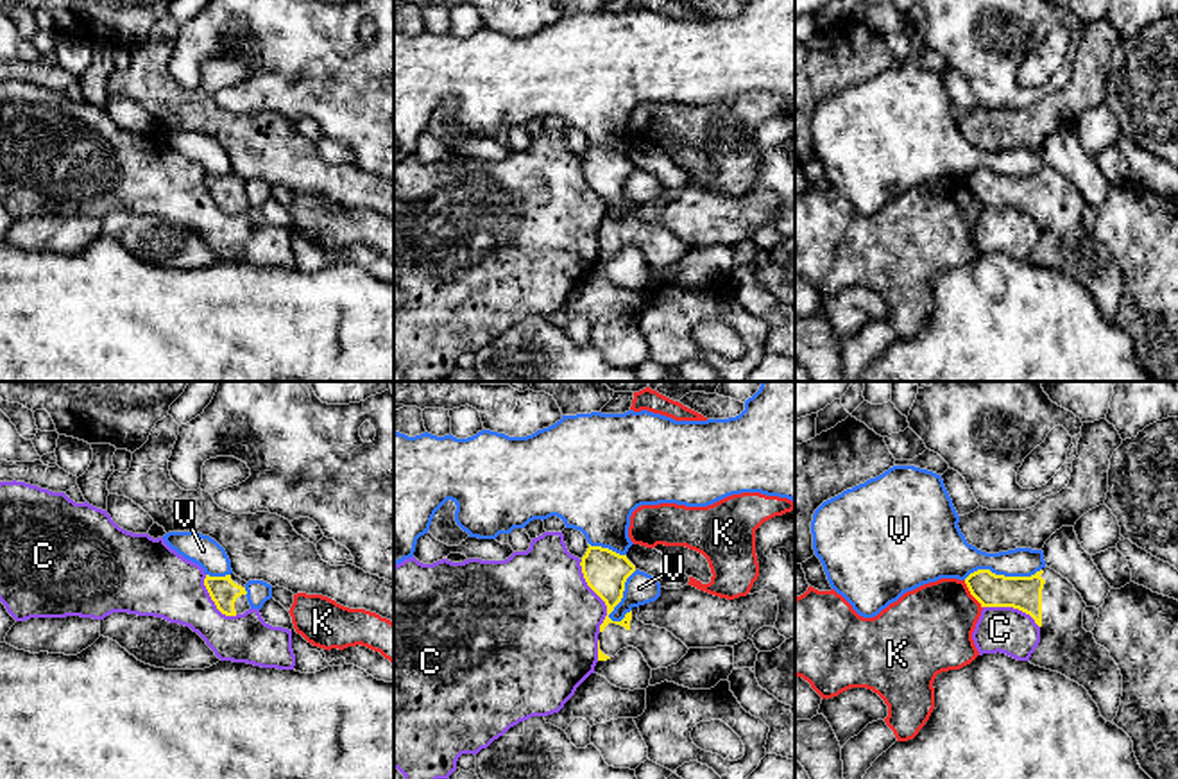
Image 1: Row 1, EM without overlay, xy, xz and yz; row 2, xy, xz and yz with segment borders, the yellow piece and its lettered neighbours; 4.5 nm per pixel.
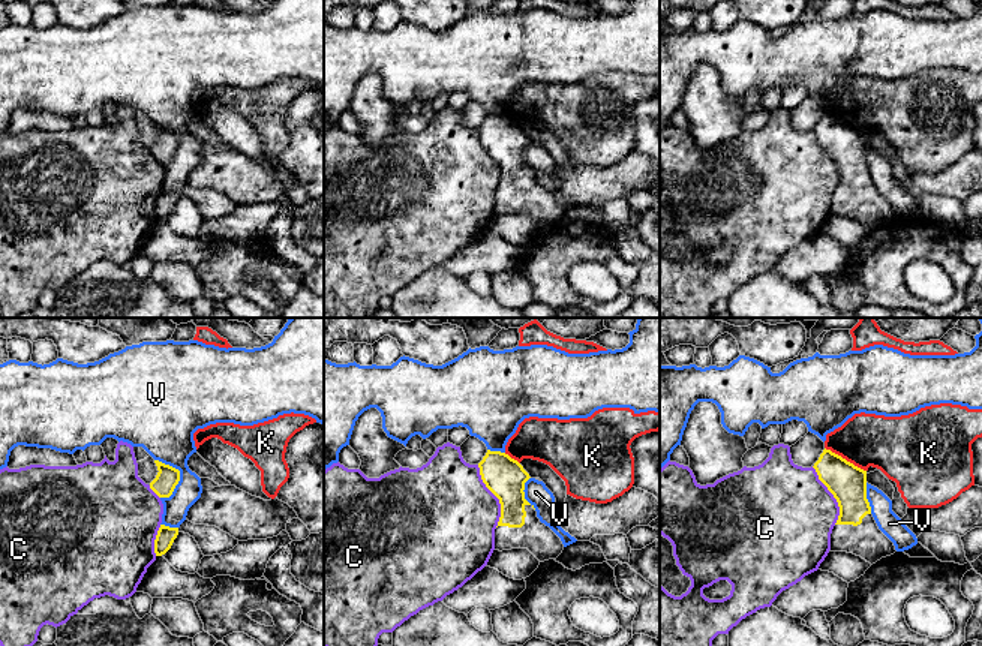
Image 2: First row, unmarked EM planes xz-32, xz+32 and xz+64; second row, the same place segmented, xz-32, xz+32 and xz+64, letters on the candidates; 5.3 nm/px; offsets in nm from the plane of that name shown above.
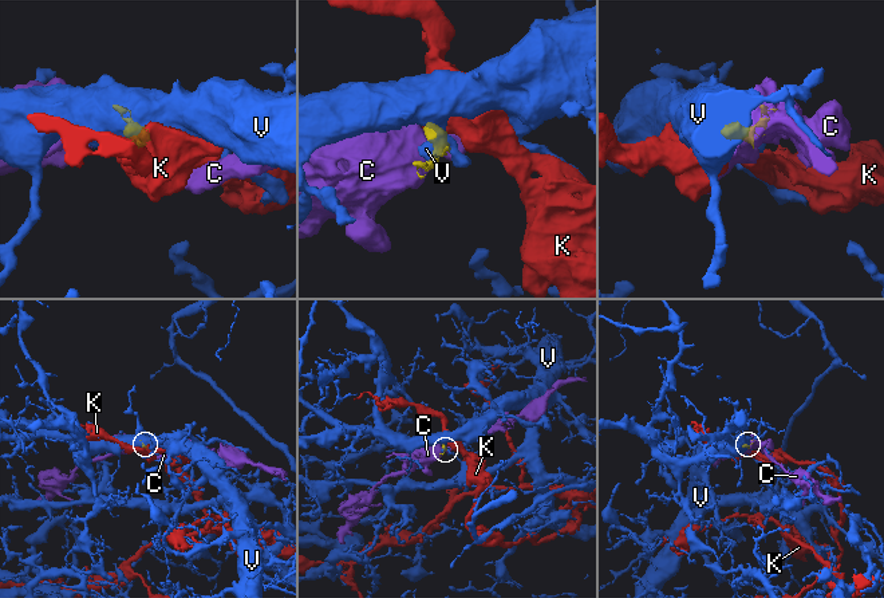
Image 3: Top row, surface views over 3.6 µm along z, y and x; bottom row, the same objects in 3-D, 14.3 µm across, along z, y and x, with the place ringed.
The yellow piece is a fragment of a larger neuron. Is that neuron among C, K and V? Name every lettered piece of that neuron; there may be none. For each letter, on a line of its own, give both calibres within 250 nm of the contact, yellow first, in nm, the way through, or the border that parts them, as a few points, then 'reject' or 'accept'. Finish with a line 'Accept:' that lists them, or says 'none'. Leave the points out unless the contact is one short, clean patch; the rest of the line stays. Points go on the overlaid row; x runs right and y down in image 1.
C: 200 nm thick on the yellow side, 460 nm on the other; reject
K: 160 nm thick on the yellow side, 380 nm on the other; border along yz (964, 581), (981, 607); reject
V: 160 nm thick on the yellow side, 200 nm on the other; reject
Accept: none

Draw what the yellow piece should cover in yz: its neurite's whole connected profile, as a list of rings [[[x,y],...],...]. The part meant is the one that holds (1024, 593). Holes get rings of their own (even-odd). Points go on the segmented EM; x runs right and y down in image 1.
[[[1046,566],[1031,577],[1004,577],[977,569],[965,578],[965,584],[981,607],[1013,607],[1029,614],[1040,627],[1040,643],[1029,663],[1083,686],[1097,704],[1101,716],[1114,722],[1123,697],[1123,675],[1110,652],[1083,629],[1087,604],[1067,578]]]

